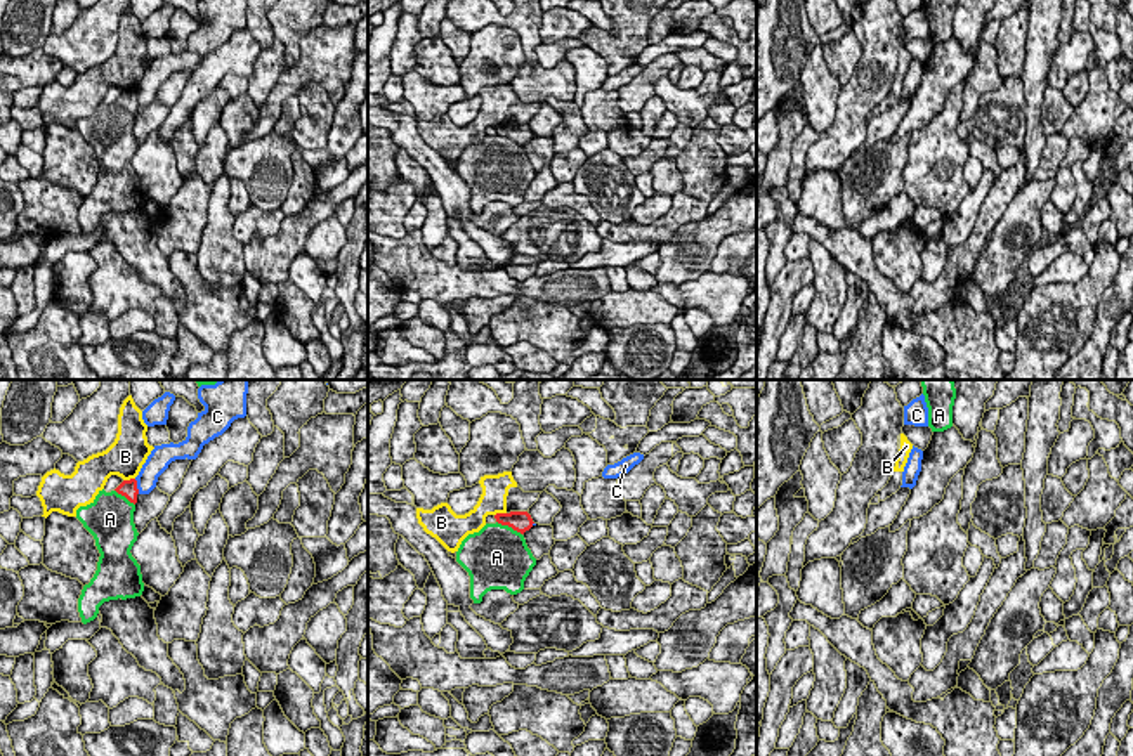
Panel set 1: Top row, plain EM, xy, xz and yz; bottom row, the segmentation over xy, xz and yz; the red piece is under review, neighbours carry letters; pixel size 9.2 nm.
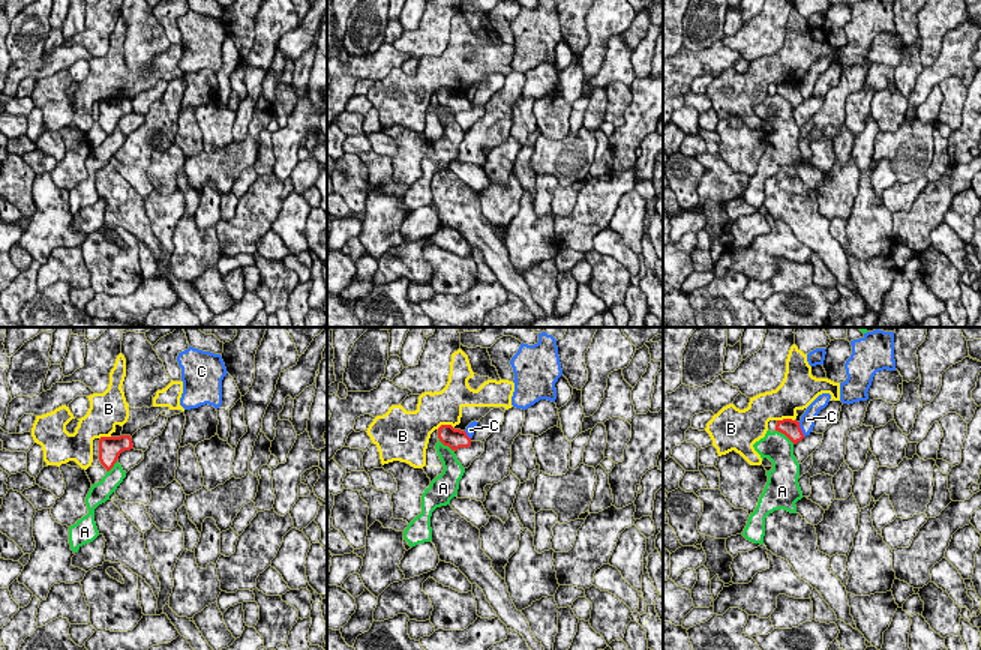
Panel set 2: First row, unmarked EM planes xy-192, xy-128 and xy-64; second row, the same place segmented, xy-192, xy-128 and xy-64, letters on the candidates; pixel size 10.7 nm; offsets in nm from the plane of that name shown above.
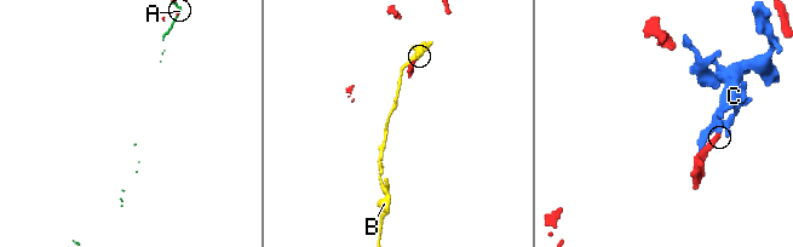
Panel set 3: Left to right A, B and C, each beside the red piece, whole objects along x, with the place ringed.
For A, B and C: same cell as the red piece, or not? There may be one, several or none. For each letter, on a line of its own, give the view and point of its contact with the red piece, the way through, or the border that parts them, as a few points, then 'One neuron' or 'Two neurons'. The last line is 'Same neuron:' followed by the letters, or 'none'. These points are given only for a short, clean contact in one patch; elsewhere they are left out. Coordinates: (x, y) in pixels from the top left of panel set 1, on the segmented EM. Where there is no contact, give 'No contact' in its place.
A: Touches red at xz (509, 526). Two neurons
B: Touches red at xy (130, 479). Two neurons
C: Touches red at xy (136, 486). Boundary: xy (134, 479), (139, 493). Two neurons
Same neuron: none

